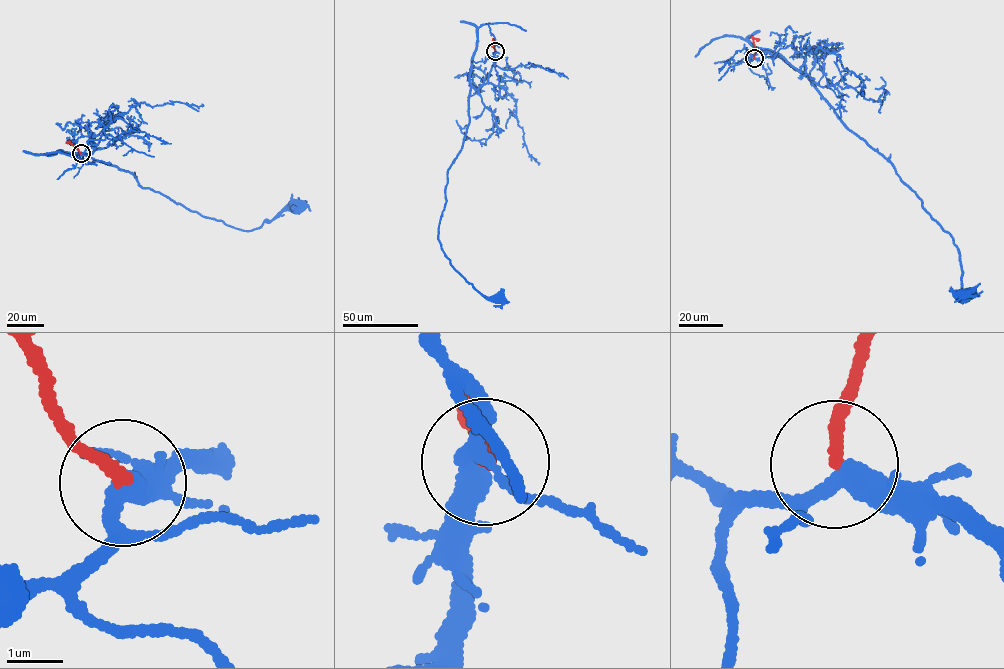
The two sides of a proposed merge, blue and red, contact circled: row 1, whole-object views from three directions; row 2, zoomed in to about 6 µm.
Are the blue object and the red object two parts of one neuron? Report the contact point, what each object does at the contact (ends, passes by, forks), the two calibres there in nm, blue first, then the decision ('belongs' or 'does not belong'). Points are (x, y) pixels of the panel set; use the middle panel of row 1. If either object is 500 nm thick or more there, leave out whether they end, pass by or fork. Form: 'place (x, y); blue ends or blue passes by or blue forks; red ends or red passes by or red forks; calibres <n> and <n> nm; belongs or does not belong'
place (495, 51); blue passes by; red ends; calibres 360 and 220 nm; does not belong

